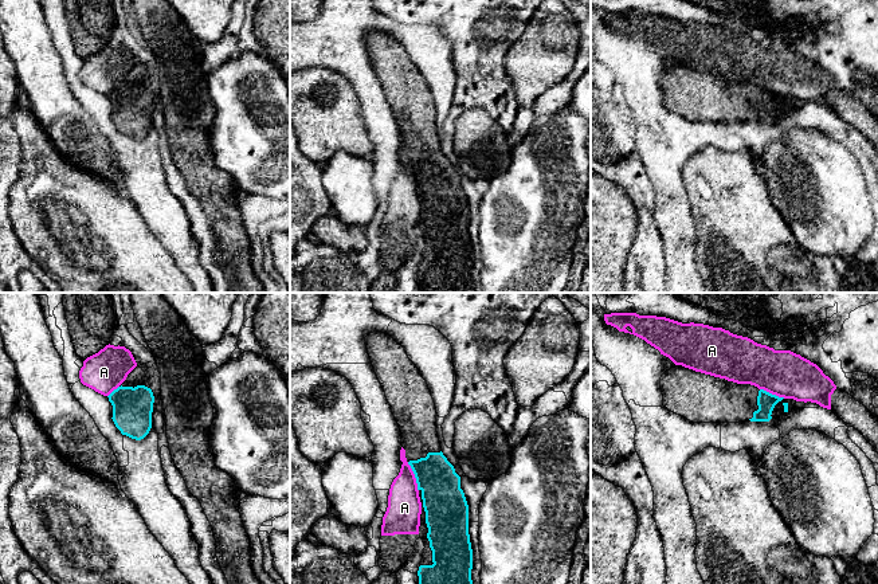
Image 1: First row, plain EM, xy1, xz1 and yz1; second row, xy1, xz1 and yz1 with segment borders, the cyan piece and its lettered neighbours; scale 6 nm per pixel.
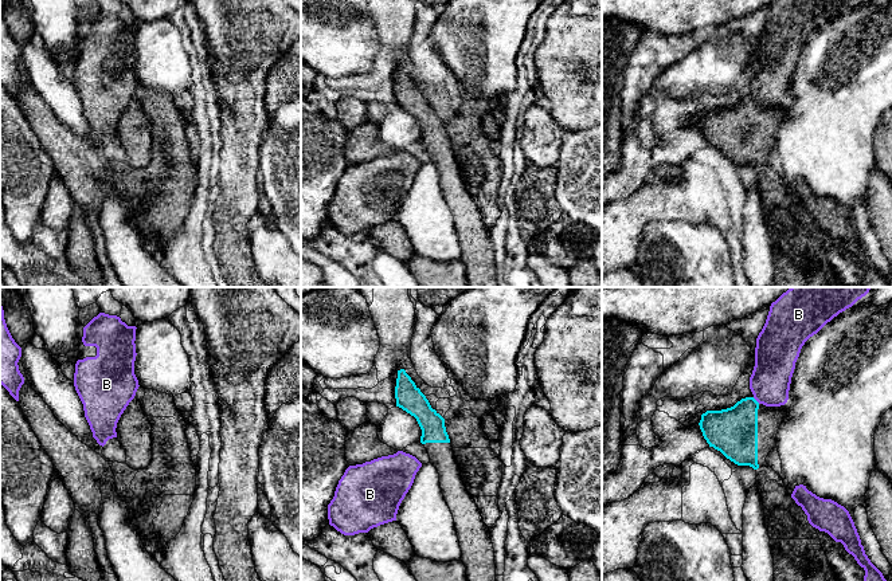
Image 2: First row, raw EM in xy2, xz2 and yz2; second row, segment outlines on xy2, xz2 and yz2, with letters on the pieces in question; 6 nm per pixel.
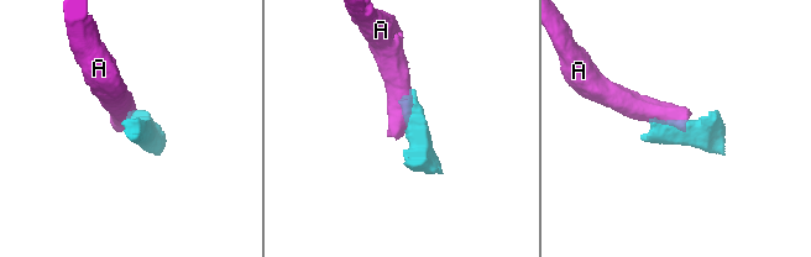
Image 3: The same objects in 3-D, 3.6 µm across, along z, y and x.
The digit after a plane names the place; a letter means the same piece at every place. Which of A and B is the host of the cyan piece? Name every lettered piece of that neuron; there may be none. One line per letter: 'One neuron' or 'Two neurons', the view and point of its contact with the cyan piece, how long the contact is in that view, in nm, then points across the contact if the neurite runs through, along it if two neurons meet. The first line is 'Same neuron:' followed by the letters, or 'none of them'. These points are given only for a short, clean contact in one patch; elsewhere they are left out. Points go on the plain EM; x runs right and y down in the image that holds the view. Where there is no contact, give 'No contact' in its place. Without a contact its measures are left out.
Same neuron: none of them
A: Two neurons. Touches cyan at xz1 (415, 176). Shared border 190 nm. Boundary: xz1 (407, 161), (418, 189)
B: Two neurons. Touches cyan at yz2 (755, 99). Shared border 60 nm. Boundary: yz2 (752, 97), (759, 102)

